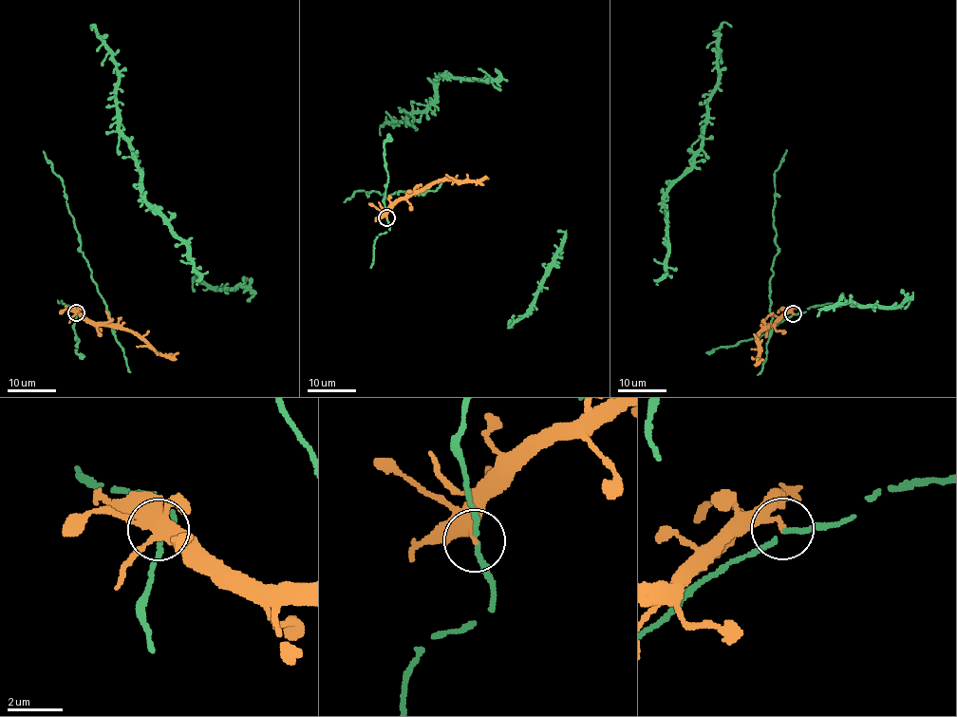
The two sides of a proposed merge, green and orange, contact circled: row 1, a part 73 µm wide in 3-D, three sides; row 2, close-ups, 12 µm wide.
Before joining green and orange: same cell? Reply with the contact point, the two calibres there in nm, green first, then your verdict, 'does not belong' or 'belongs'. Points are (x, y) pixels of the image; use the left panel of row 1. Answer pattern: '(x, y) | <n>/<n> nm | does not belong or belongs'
(76, 312) | 170/240 nm | does not belong

